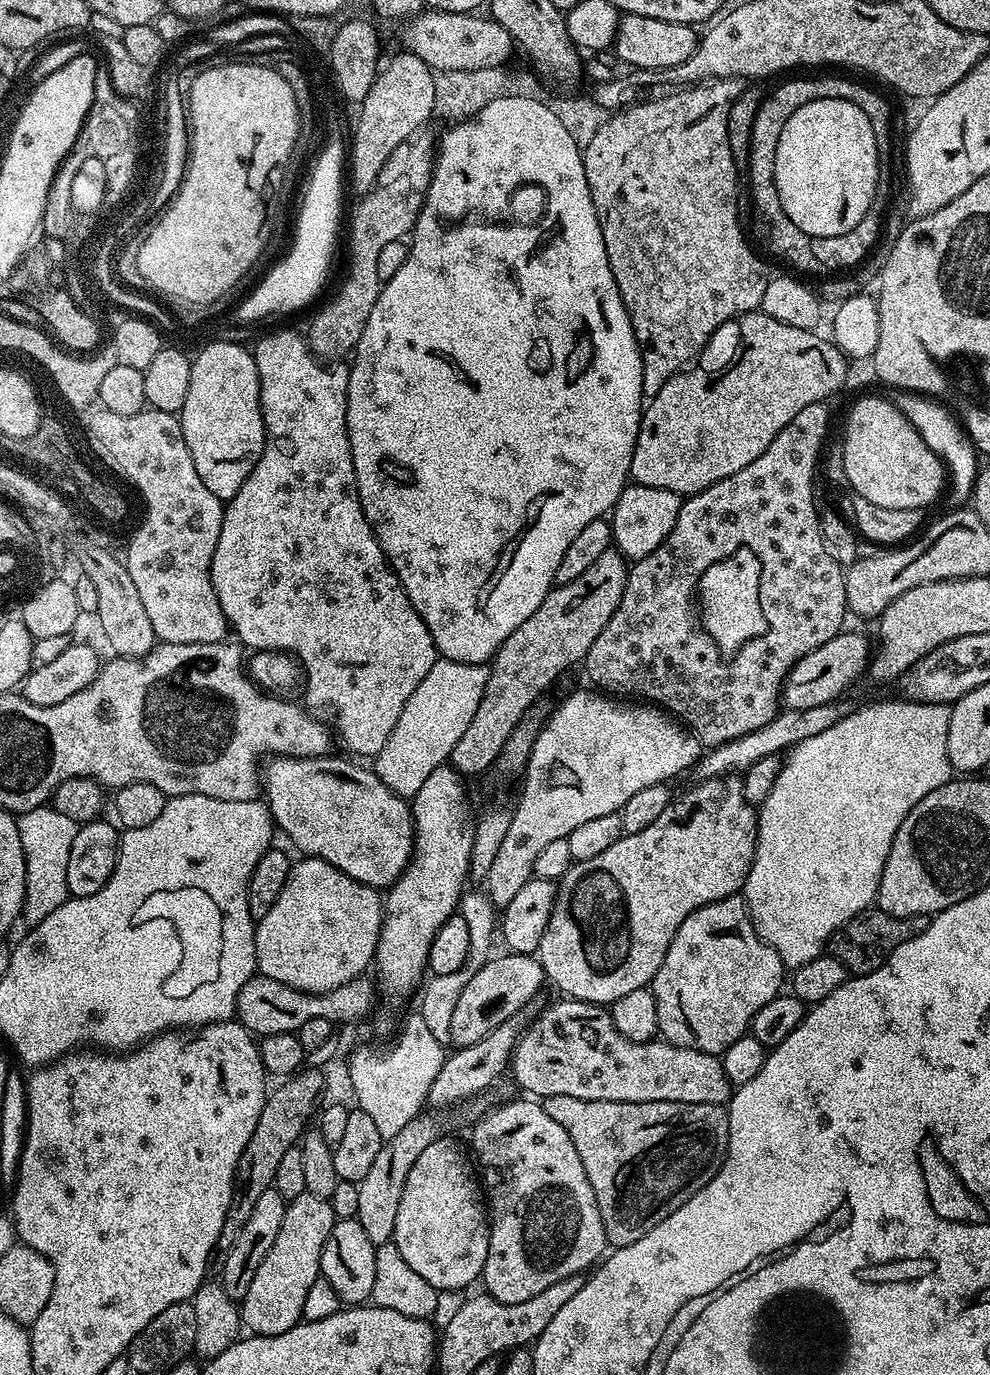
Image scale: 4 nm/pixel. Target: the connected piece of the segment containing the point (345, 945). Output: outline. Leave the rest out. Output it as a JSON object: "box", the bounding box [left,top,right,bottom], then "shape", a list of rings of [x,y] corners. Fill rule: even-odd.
{"box":[256,856,385,992],"shape":[[[304,856],[300,858],[300,861],[297,859],[286,878],[286,886],[282,886],[282,894],[278,894],[278,902],[274,902],[274,906],[270,906],[270,910],[266,910],[264,917],[256,924],[256,967],[259,975],[269,976],[294,990],[302,990],[303,992],[338,990],[338,986],[350,982],[355,976],[365,975],[369,971],[367,968],[370,968],[376,959],[376,947],[379,942],[380,927],[384,923],[384,916],[385,909],[382,907],[382,896],[377,889],[350,878],[350,874],[344,874],[342,870],[338,870],[325,860],[319,860],[313,856]]]}

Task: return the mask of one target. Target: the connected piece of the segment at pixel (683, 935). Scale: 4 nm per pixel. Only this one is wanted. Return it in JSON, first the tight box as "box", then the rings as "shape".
{"box":[650,895,786,1056],"shape":[[[743,895],[727,896],[718,902],[710,902],[694,914],[690,914],[678,926],[662,966],[650,985],[658,1006],[659,1035],[676,1048],[702,1050],[711,1056],[720,1056],[738,1038],[749,1035],[754,1014],[770,998],[781,995],[786,984],[786,966],[780,955],[756,934],[756,927],[748,915]]]}

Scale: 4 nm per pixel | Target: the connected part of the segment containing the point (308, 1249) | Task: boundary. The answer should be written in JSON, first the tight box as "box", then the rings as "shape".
{"box":[238,1192,336,1335],"shape":[[[303,1192],[298,1198],[287,1201],[278,1238],[274,1238],[274,1246],[270,1246],[270,1251],[266,1253],[266,1258],[262,1258],[254,1279],[250,1281],[250,1290],[246,1290],[244,1299],[238,1304],[241,1325],[251,1335],[286,1334],[286,1330],[301,1323],[306,1293],[316,1280],[321,1279],[322,1250],[336,1221],[330,1200]]]}

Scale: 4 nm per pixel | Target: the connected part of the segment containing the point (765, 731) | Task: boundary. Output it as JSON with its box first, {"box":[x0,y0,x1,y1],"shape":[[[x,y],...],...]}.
{"box":[694,698,854,781],"shape":[[[841,698],[822,706],[810,706],[810,710],[784,708],[777,712],[775,718],[770,722],[766,722],[766,726],[762,726],[750,734],[742,734],[742,738],[734,738],[730,742],[719,744],[716,748],[707,749],[694,765],[695,779],[702,781],[715,776],[742,774],[747,768],[754,766],[754,762],[767,756],[783,753],[785,750],[791,749],[792,745],[801,744],[806,738],[814,738],[814,734],[822,734],[822,730],[830,730],[830,726],[834,726],[834,722],[846,718],[853,711],[854,704],[851,704],[848,698]]]}

